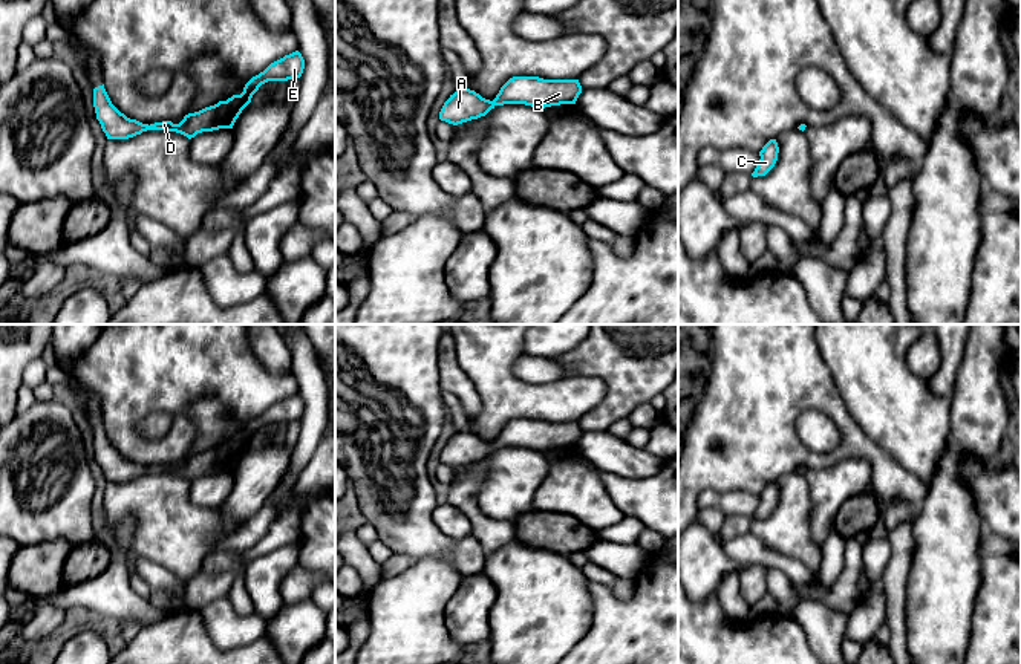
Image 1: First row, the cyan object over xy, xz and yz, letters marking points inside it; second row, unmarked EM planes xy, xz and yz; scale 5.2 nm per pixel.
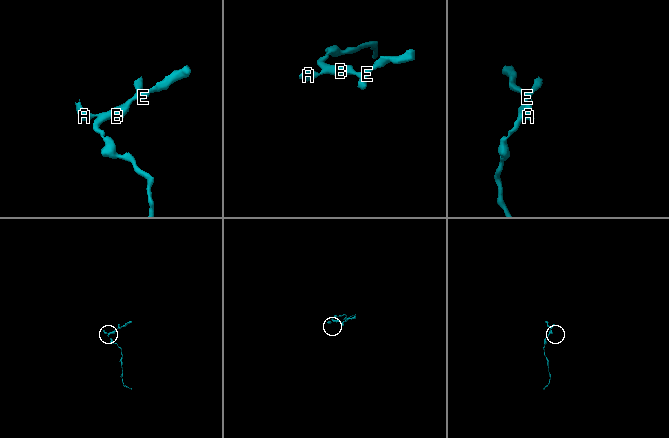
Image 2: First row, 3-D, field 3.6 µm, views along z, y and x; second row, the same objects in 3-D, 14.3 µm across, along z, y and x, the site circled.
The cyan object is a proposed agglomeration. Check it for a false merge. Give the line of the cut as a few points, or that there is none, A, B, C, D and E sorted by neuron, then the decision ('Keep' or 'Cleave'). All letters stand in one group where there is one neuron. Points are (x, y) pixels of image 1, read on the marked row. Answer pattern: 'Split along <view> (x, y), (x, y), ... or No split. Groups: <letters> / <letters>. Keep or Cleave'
No split. Groups: A B C D E. Keep

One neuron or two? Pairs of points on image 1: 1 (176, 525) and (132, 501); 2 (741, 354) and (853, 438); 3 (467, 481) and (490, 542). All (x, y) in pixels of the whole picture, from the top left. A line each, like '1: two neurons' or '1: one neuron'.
1: one neuron
2: one neuron
3: one neuron

